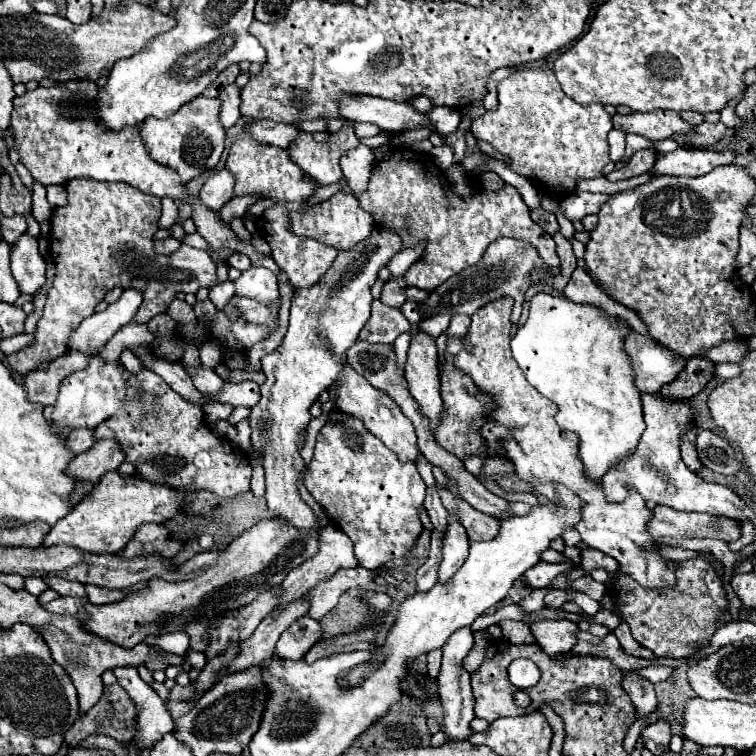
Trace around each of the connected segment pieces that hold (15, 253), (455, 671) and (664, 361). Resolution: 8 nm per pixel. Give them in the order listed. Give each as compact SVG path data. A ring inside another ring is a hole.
M24 233L10 249L12 275L22 293L34 295L46 283L46 263L38 251L38 239Z
M462 627L454 635L450 635L448 643L442 647L442 669L438 675L438 695L444 707L444 731L450 735L452 741L462 741L472 735L470 721L474 719L474 695L470 687L470 673L464 671L462 659L468 655L468 651L474 645L472 629Z
M634 331L626 337L624 347L624 351L630 353L636 371L636 387L640 393L658 393L662 385L676 379L686 365L684 357L660 347L658 343L652 343L652 339Z

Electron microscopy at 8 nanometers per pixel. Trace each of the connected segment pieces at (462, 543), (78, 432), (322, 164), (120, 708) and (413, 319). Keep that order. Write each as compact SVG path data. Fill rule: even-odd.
M448 517L448 531L444 535L444 547L442 547L444 559L440 563L440 581L452 579L452 575L464 565L468 557L468 537L464 527L454 517Z
M74 429L74 431L70 431L70 435L68 435L68 447L76 453L76 455L80 455L80 453L84 453L86 449L90 449L92 445L94 445L94 429Z
M348 121L340 131L330 133L328 141L324 141L324 143L318 143L310 133L304 133L304 131L302 131L302 133L288 145L288 155L290 155L290 159L292 159L304 173L308 173L310 177L314 177L320 185L332 185L332 183L338 183L338 181L342 179L342 171L340 171L340 165L338 165L340 157L348 151L350 145L358 145L358 143L360 143L360 141L358 141L358 137L356 137L356 133L354 133L354 127L352 127L352 123Z
M118 683L104 687L100 701L78 715L76 723L64 735L64 741L68 747L76 747L90 735L108 735L116 741L136 737L136 705Z
M408 300L404 303L404 305L402 305L402 307L399 308L400 311L402 311L402 314L412 324L412 329L417 329L418 323L421 321L417 306L418 304Z

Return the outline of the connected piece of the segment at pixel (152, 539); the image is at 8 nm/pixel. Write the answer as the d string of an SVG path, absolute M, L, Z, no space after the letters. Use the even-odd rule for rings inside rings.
M144 525L136 531L134 539L128 543L128 547L122 551L122 555L124 557L136 557L136 555L174 557L180 547L182 547L182 543L170 539L164 525Z

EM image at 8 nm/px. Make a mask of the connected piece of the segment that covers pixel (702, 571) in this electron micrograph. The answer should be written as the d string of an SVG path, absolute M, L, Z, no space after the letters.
M702 551L696 559L678 563L676 587L668 589L644 589L628 577L620 577L612 591L626 623L632 629L632 637L656 657L692 657L692 643L704 645L718 629L716 619L728 605L722 575L716 571L710 559L710 551Z

